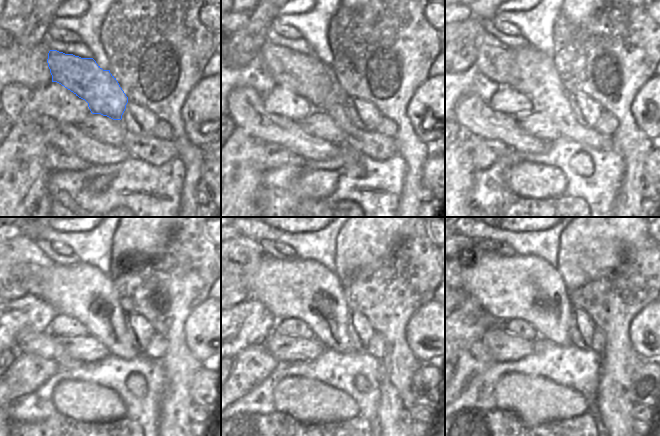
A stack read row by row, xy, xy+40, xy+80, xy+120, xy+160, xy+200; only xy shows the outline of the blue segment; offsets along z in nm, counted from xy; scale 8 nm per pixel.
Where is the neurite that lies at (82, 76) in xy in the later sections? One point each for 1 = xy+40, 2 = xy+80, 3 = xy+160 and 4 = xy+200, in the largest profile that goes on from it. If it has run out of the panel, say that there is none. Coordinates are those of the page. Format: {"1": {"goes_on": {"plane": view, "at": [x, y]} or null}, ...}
{"1": {"goes_on": {"plane": "xy+40", "at": [303, 74]}}, "2": {"goes_on": {"plane": "xy+80", "at": [497, 61]}}, "3": {"goes_on": {"plane": "xy+160", "at": [242, 249]}}, "4": {"goes_on": {"plane": "xy+200", "at": [465, 241]}}}

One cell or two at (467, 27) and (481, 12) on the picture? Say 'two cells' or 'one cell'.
two cells

